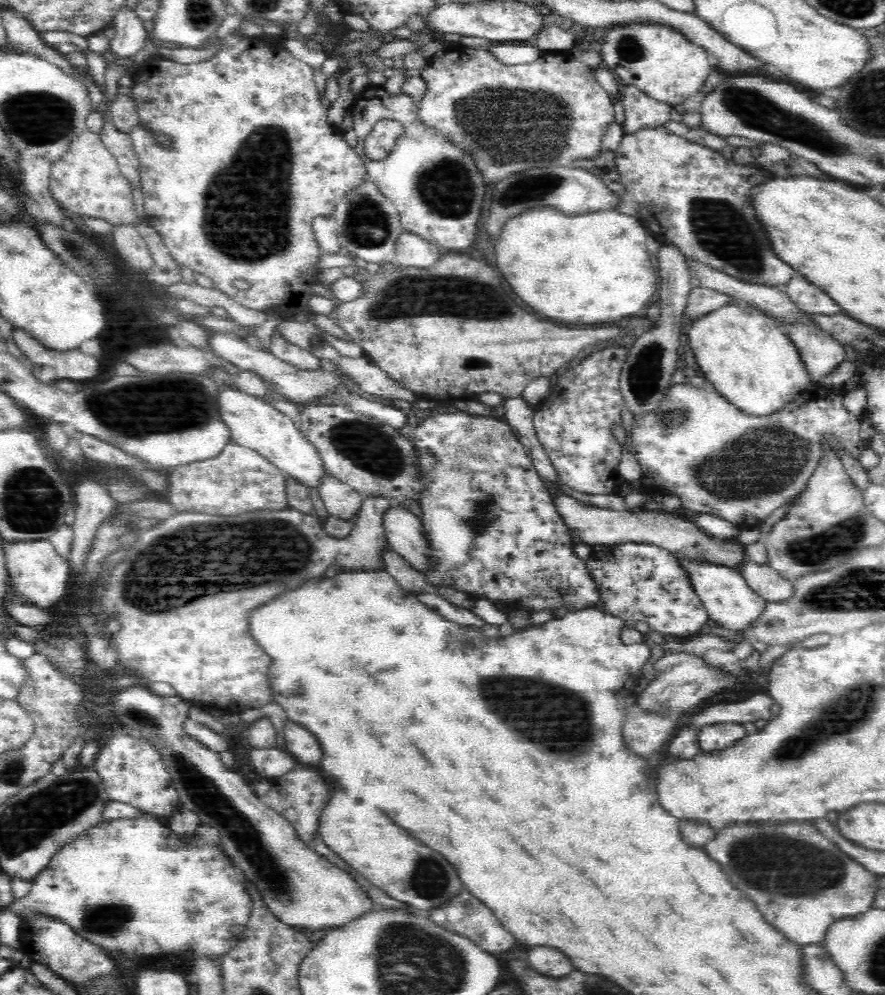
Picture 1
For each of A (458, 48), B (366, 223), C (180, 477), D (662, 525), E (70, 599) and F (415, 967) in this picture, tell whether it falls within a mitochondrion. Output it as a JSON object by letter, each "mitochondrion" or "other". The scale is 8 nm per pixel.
{"A":"other","B":"mitochondrion","C":"other","D":"other","E":"other","F":"mitochondrion"}

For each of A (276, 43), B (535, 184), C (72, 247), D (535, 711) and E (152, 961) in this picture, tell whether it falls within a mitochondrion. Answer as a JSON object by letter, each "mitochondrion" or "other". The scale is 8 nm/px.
{"A":"other","B":"mitochondrion","C":"mitochondrion","D":"mitochondrion","E":"other"}

